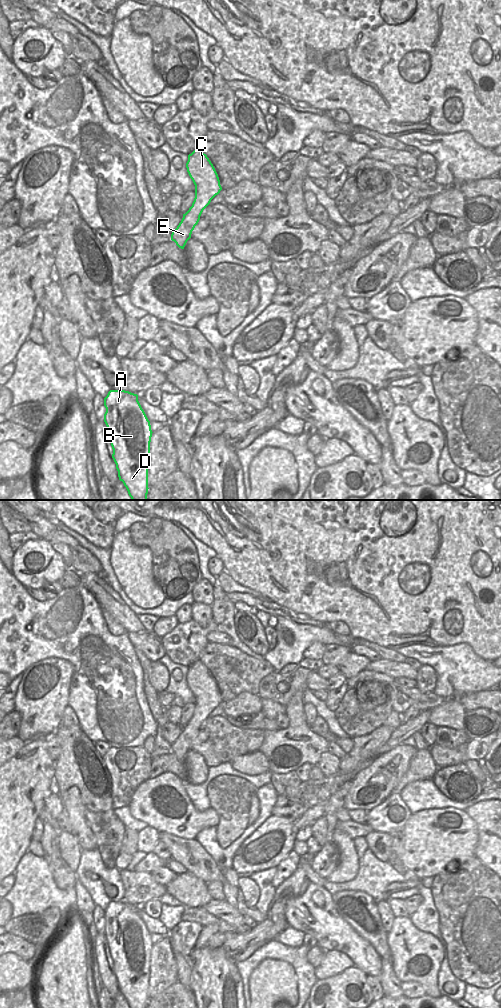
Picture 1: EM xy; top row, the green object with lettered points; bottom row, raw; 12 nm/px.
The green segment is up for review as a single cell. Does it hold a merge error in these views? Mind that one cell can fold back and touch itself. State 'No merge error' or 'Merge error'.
No merge error

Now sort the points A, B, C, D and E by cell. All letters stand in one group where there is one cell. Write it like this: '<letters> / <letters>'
A B C D E

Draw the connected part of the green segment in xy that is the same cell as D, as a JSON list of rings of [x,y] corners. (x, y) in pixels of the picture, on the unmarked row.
[[[110,902],[104,910],[104,934],[119,992],[129,1008],[147,1008],[152,942],[138,907]]]

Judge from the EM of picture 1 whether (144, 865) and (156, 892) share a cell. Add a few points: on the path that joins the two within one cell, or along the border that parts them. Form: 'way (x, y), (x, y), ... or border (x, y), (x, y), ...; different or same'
border (133, 870), (144, 870), (149, 873); different

